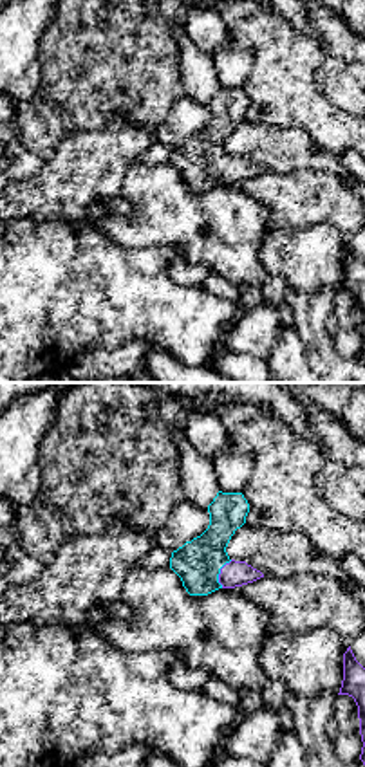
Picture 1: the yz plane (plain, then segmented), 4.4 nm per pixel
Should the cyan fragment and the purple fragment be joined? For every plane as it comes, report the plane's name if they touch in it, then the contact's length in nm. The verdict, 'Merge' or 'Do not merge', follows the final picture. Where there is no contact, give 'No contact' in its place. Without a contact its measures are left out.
Touches cyan in yz. Shared border 140 nm

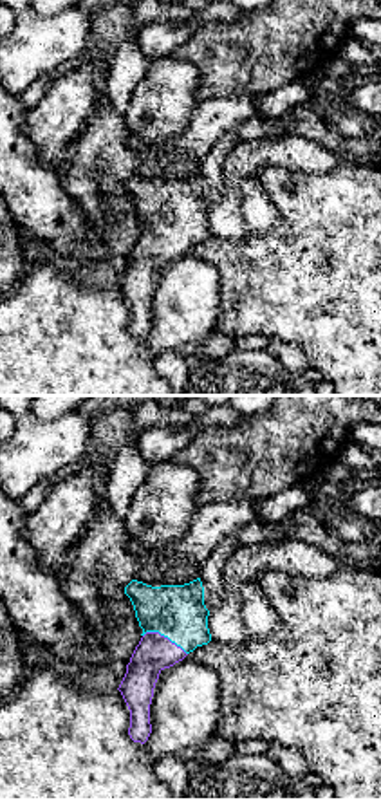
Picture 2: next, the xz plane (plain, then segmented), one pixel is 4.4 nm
Touches cyan in xz. Shared border 220 nm

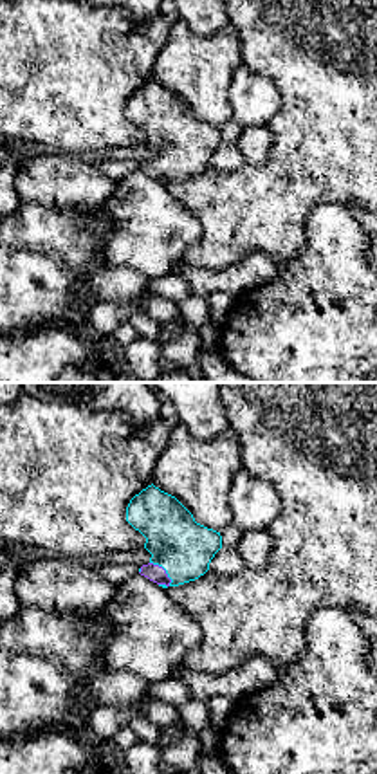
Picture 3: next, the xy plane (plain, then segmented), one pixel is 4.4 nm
Touches cyan in xy. Shared border 140 nm

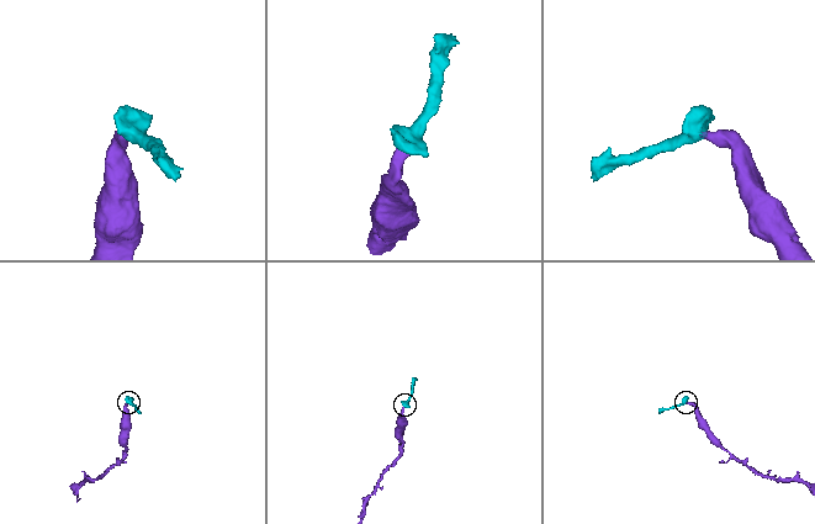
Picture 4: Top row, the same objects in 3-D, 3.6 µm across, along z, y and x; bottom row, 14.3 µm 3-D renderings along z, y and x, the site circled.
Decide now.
Merge

